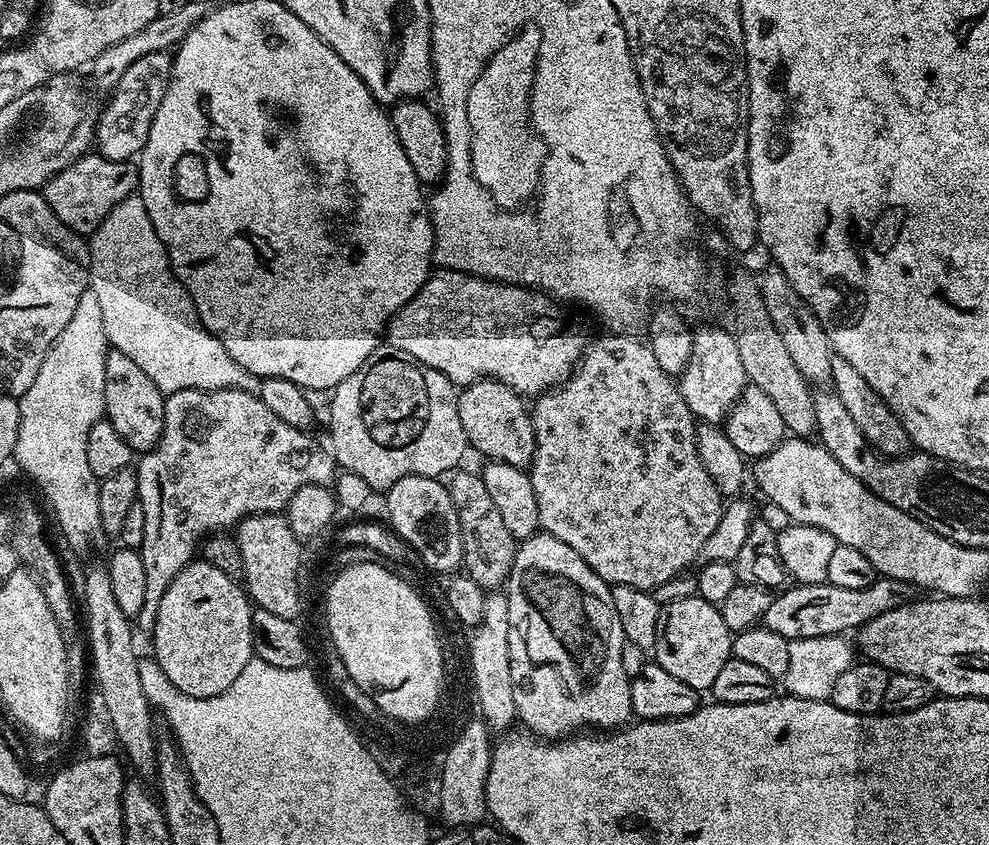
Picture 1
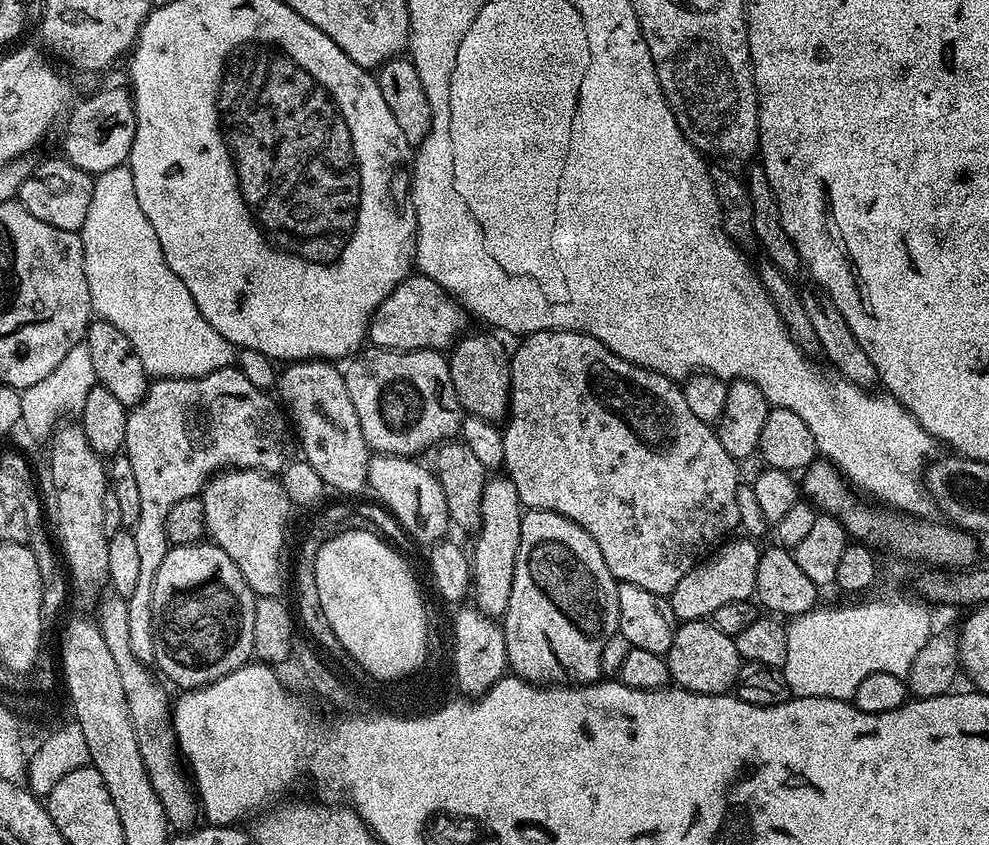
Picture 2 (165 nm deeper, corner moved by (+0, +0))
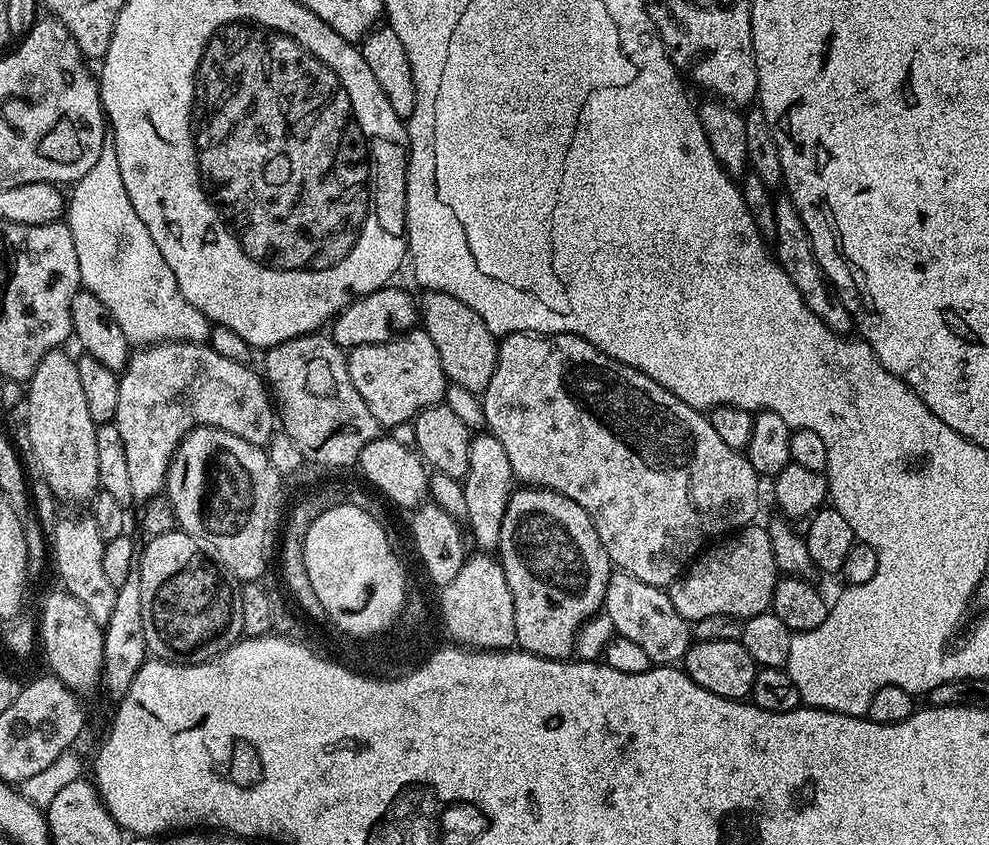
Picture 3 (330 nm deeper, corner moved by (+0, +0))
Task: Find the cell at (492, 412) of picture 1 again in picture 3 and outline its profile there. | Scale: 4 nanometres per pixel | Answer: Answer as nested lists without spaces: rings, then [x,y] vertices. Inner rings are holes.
[[[428,290],[423,295],[424,297],[419,297],[418,300],[418,316],[422,321],[422,330],[430,334],[430,342],[438,346],[438,358],[442,358],[445,377],[451,383],[466,386],[466,390],[483,393],[490,378],[494,378],[494,366],[498,362],[498,337],[490,330],[490,326],[486,326],[486,322],[482,322],[482,318],[478,318],[478,314],[474,314],[474,310],[470,310],[470,306],[466,306],[466,302],[454,298],[454,294]]]

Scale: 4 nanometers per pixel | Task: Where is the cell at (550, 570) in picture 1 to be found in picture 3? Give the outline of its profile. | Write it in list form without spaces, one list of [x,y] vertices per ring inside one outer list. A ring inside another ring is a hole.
[[[517,487],[508,499],[506,514],[502,518],[498,559],[514,598],[516,644],[523,651],[542,658],[569,659],[576,647],[580,627],[603,609],[606,586],[614,571],[614,565],[598,538],[598,530],[594,530],[594,522],[590,522],[590,514],[586,514],[578,502],[551,492],[549,488]]]

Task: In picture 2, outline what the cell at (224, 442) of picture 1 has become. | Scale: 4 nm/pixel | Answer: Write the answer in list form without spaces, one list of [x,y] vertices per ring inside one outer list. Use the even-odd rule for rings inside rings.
[[[233,366],[194,378],[153,379],[148,385],[146,395],[129,411],[123,451],[134,466],[134,479],[138,481],[142,514],[138,514],[138,522],[135,528],[131,529],[134,543],[138,546],[139,573],[134,594],[126,597],[126,615],[130,630],[130,647],[134,650],[134,658],[138,658],[143,664],[151,665],[156,658],[152,629],[152,579],[154,574],[158,574],[158,566],[162,566],[162,558],[170,547],[164,529],[170,506],[174,506],[174,502],[182,502],[182,498],[199,497],[203,493],[204,485],[217,472],[252,468],[255,472],[276,474],[290,459],[289,421],[280,408],[281,413],[276,409],[275,402],[268,396],[271,395],[265,389],[246,382],[246,374]]]

